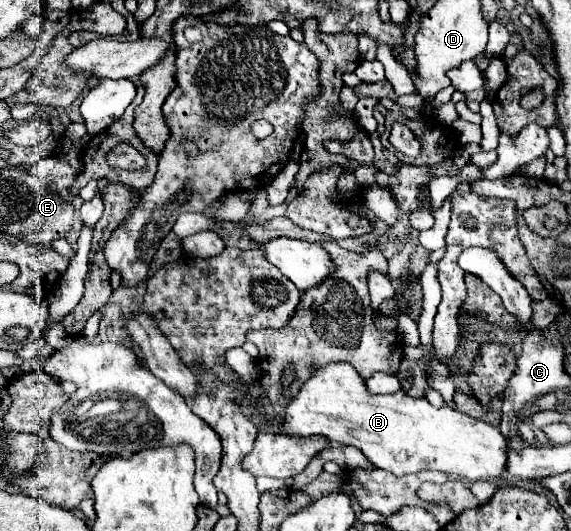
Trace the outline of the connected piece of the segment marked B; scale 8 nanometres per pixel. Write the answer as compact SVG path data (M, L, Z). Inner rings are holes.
M350 363L314 367L300 391L288 399L282 417L268 413L270 403L258 377L232 377L226 385L242 391L242 397L234 399L234 403L250 409L262 425L292 437L324 435L330 441L358 447L378 469L394 475L436 469L468 481L486 481L488 477L498 479L506 465L506 439L496 427L472 419L448 405L434 407L428 399L416 399L404 391L392 395L372 395L366 389L364 379Z

